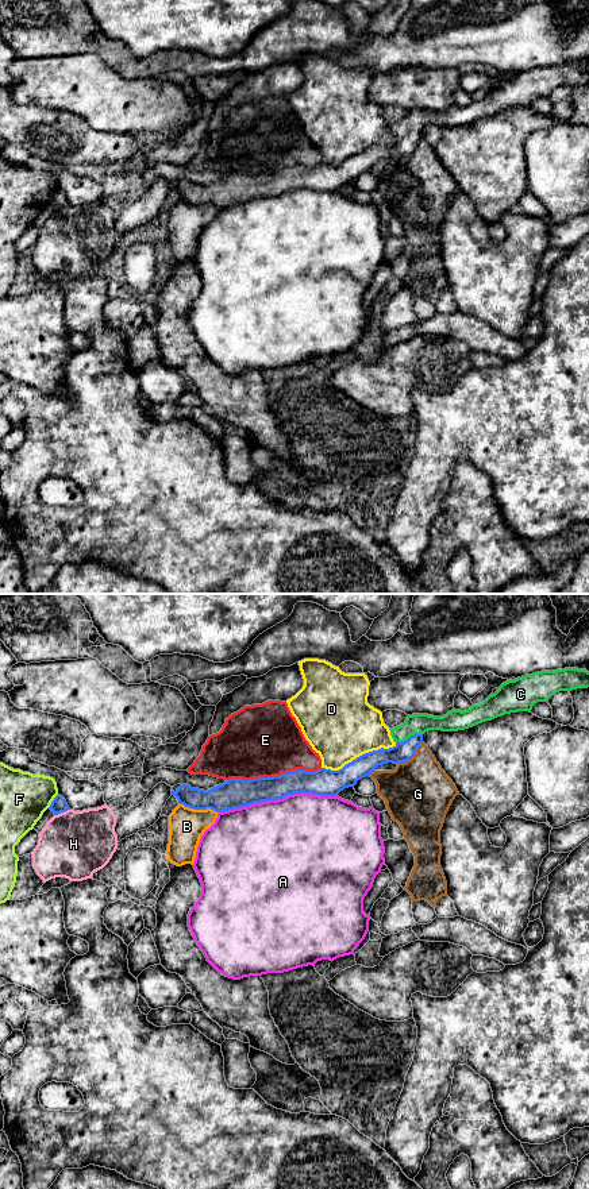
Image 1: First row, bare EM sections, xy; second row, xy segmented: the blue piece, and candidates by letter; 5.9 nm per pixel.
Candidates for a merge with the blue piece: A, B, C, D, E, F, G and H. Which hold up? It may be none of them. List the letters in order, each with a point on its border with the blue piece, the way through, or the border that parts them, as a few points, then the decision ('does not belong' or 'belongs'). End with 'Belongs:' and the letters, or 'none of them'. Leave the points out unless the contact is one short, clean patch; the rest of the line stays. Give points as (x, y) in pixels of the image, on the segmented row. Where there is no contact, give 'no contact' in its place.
A: xy (277, 799) | does not belong
B: xy (199, 809) | does not belong
C: xy (410, 737) | across xy (404, 751), (410, 737), (416, 724) | belongs
D: xy (360, 756) | does not belong
E: xy (273, 776) | does not belong
F: xy (53, 800) | along xy (57, 794), (47, 807) | does not belong
G: xy (412, 756) | does not belong
H: xy (61, 811) | along xy (69, 809), (54, 815) | does not belong
Belongs: C

